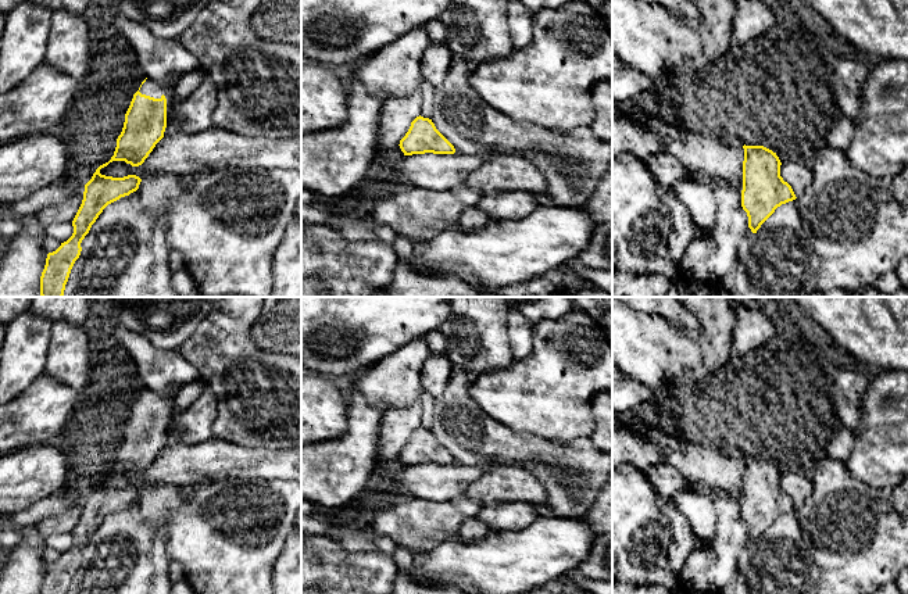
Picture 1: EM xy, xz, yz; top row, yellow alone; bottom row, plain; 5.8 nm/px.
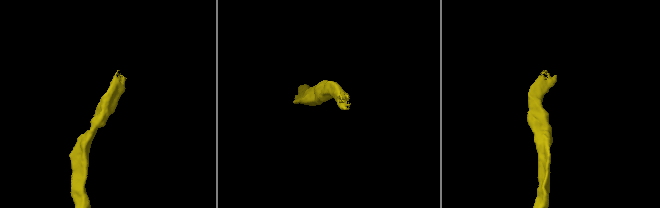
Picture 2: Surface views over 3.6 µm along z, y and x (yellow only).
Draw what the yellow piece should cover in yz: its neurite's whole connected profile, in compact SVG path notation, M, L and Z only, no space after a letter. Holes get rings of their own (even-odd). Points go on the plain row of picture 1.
M743 457L741 518L748 527L753 544L775 523L777 518L796 511L791 497L780 487L780 470L764 457Z

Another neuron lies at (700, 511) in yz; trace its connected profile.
M689 489L678 493L673 504L687 519L691 533L705 544L705 548L709 548L716 537L715 501L698 489Z

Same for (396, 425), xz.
M419 390L417 400L411 405L390 408L383 414L378 429L378 458L379 469L400 455L408 443L411 433L421 426L422 404Z

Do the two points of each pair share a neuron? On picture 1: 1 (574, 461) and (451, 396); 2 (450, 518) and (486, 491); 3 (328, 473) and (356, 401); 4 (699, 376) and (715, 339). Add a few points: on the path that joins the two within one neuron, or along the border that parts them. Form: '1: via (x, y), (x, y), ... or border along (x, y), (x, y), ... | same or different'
1: via (539, 451), (481, 443), (468, 430) | same
2: border along (465, 496), (483, 504) | different
3: via (346, 455), (357, 444), (357, 419) | same
4: via (708, 367), (715, 360), (715, 349) | same

